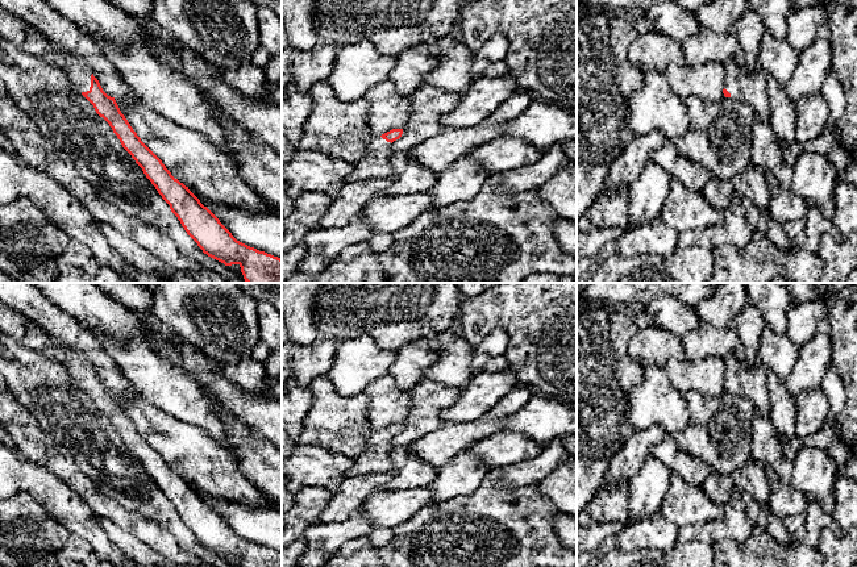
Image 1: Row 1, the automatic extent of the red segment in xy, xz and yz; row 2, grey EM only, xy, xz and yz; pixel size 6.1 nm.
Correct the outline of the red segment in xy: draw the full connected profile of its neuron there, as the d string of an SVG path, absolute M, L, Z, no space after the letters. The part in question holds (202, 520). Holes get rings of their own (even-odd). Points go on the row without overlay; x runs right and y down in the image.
M30 321L22 346L38 354L53 343L54 349L65 349L70 357L59 362L78 382L82 389L93 400L120 434L122 442L142 463L146 472L155 481L162 493L170 500L187 529L208 551L225 560L238 559L241 567L282 567L282 554L250 542L237 535L220 514L171 467L162 455L141 435L115 392L108 391L92 364L70 345L55 339L39 325Z

